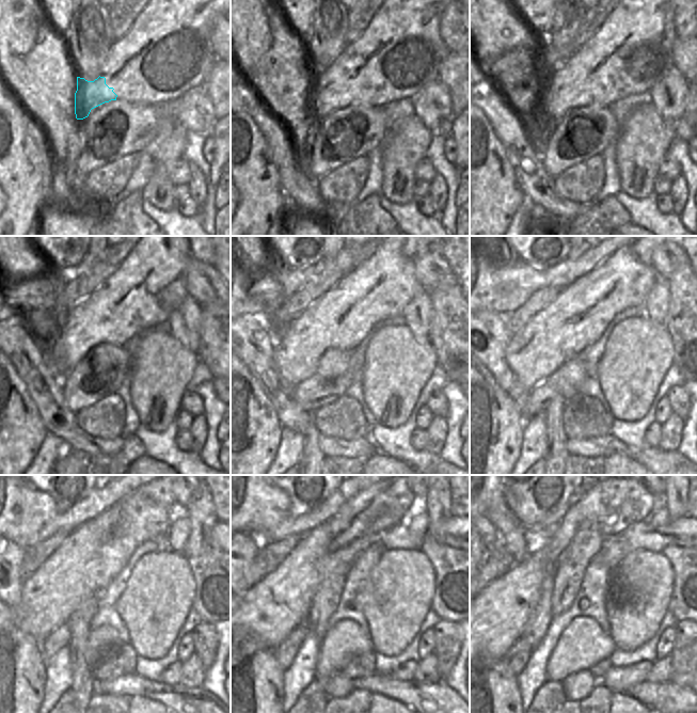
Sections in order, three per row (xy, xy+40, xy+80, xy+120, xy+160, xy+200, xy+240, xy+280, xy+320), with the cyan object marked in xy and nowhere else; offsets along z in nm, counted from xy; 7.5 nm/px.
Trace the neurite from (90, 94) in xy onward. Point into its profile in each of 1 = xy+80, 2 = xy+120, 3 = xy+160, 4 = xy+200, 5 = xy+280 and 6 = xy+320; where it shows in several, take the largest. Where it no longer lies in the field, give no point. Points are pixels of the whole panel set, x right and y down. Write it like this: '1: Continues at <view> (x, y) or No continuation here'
1: Continues at xy+80 (556, 97)
2: Continues at xy+120 (66, 343)
3: Continues at xy+160 (299, 346)
4: Continues at xy+200 (536, 351)
5: Continues at xy+280 (282, 601)
6: Continues at xy+320 (491, 622)

